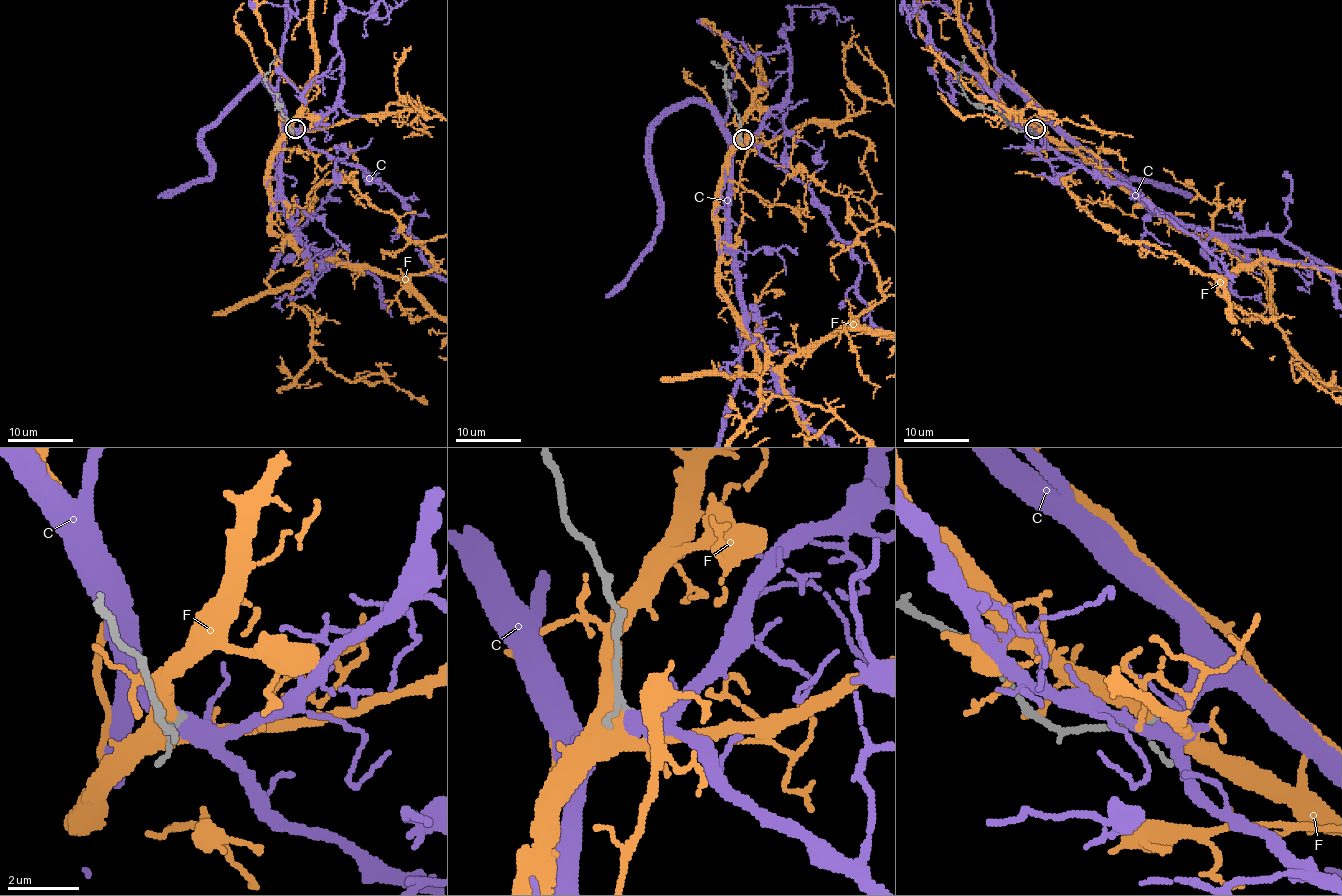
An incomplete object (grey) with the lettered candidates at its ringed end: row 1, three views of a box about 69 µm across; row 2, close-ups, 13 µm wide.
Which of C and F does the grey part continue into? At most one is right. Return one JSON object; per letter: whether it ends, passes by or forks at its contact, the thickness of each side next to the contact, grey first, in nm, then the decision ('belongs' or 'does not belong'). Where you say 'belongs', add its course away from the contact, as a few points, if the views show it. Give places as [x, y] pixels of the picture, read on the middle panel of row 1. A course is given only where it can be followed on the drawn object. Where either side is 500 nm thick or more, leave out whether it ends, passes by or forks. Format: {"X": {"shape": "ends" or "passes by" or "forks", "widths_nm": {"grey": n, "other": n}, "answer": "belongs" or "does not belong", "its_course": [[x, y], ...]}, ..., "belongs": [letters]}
{"C": {"shape": "forks", "widths_nm": {"grey": 150, "other": 400}, "answer": "does not belong"}, "F": {"widths_nm": {"grey": 160, "other": 500}, "answer": "does not belong"}, "belongs": []}

